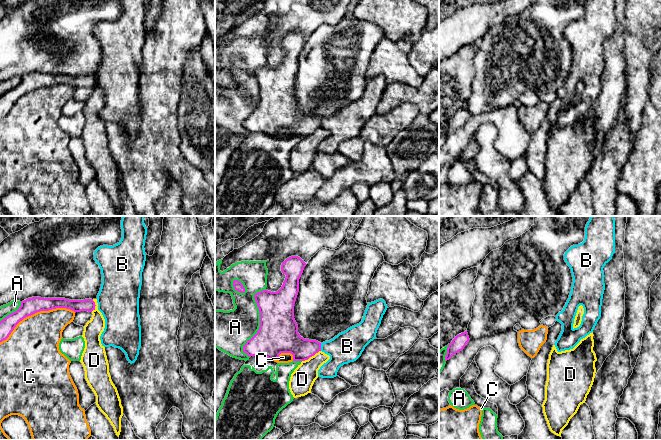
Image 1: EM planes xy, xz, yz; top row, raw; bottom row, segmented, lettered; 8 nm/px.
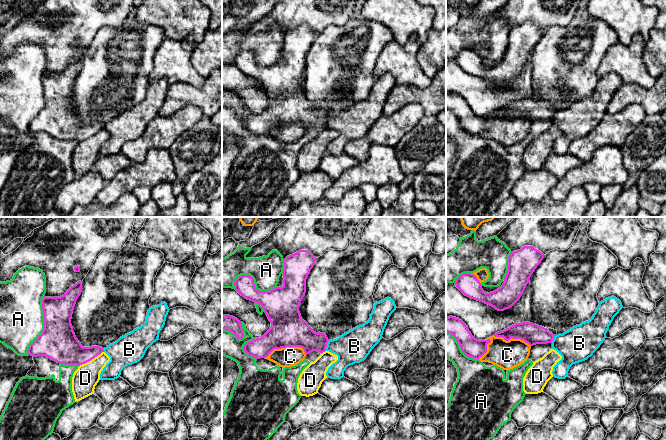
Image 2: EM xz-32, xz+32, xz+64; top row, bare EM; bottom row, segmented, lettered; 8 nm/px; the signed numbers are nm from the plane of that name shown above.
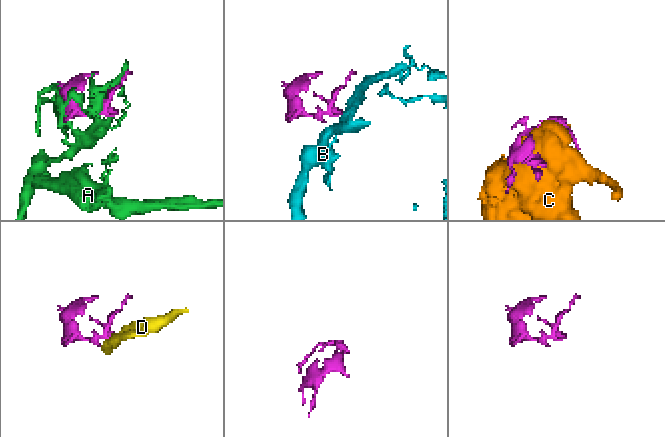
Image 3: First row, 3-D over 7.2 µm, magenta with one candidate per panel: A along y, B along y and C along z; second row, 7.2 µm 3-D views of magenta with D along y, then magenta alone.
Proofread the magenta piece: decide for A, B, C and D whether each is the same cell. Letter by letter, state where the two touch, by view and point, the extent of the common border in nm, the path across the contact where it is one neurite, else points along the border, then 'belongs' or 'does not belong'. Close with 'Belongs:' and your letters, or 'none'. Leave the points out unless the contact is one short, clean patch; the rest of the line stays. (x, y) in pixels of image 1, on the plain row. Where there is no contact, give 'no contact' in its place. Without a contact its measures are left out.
A: xz (260, 97) | 550 nm | does not belong
B: xz (320, 123) | 60 nm | along xz (320, 119), (321, 126) | does not belong
C: xy (36, 88) | 650 nm | does not belong
D: xz (311, 132) | 180 nm | along xz (320, 126), (302, 137) | does not belong
Belongs: none

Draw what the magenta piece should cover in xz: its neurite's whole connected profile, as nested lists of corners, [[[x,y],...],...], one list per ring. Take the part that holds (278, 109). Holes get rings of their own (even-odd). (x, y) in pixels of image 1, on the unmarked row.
[[[298,32],[287,34],[281,41],[281,47],[286,51],[282,63],[277,68],[263,66],[254,71],[260,88],[260,103],[243,122],[243,128],[249,133],[264,132],[270,136],[277,136],[281,129],[291,129],[293,137],[305,137],[321,127],[320,118],[300,112],[294,95],[294,80],[299,68],[299,55],[305,42],[306,39]]]

